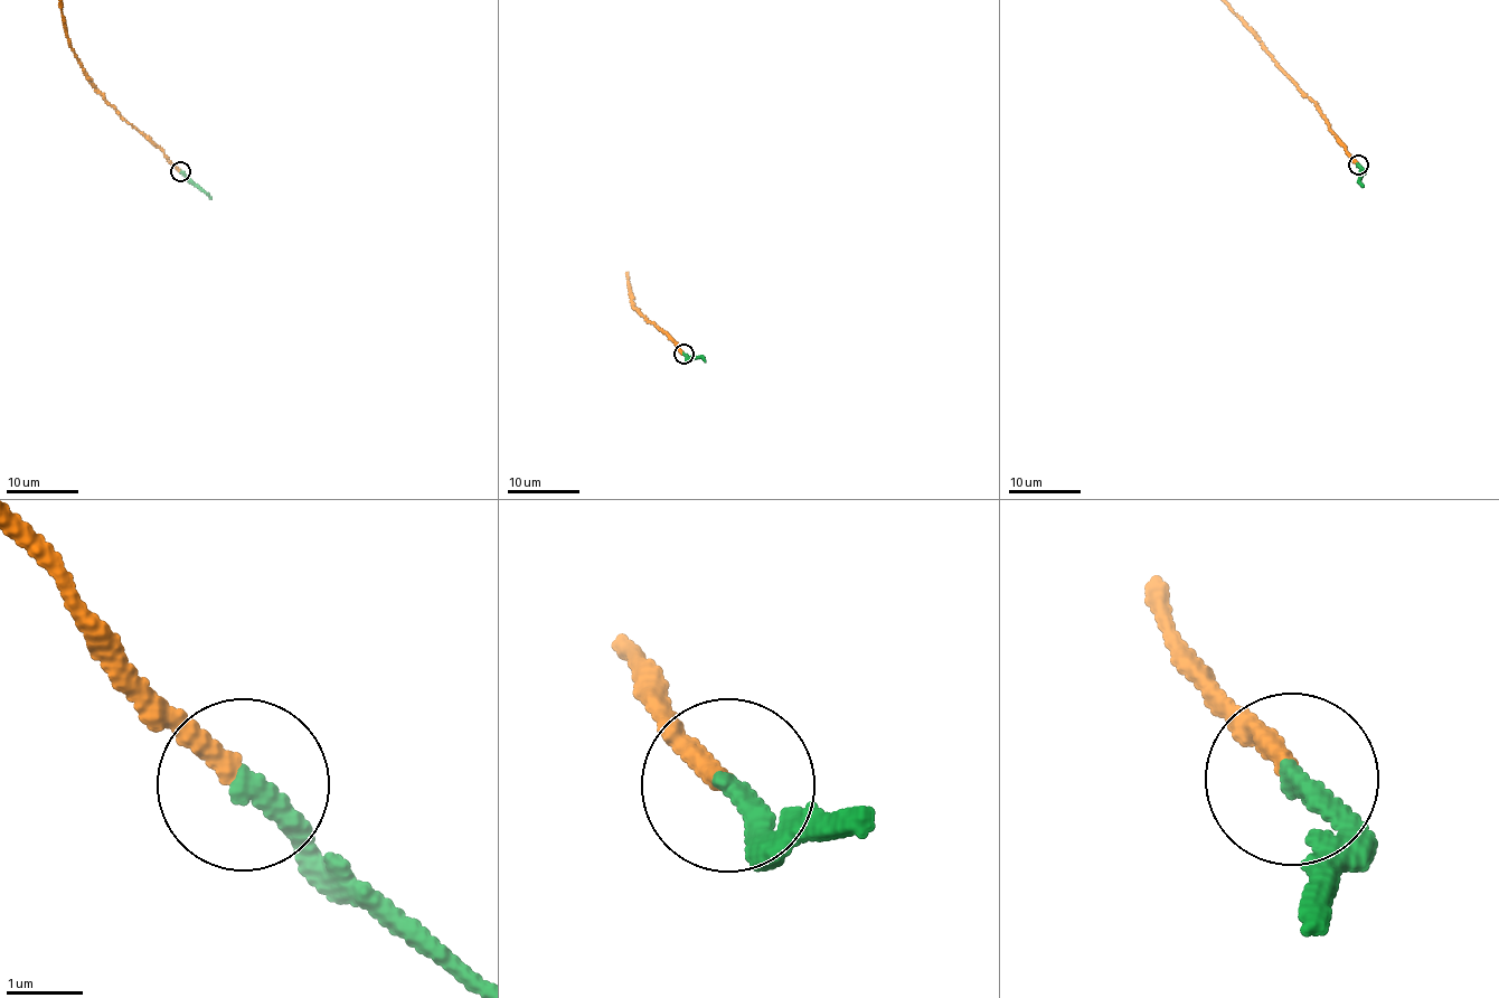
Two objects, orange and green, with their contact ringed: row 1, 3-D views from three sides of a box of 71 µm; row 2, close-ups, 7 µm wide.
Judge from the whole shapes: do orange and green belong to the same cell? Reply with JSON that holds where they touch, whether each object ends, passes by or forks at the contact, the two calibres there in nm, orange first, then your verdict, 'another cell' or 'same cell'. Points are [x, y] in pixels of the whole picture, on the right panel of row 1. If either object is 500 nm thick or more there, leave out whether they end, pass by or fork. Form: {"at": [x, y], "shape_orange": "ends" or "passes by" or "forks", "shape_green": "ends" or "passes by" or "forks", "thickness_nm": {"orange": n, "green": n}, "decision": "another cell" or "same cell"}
{"at": [1358, 165], "shape_orange": "ends", "shape_green": "ends", "thickness_nm": {"orange": 280, "green": 300}, "decision": "same cell"}

